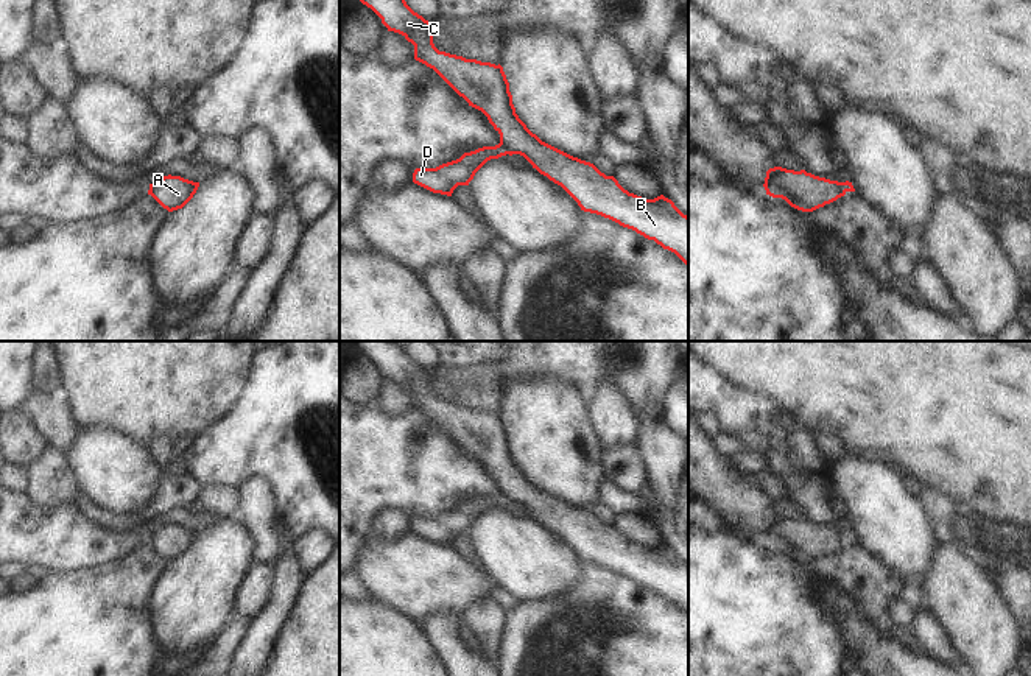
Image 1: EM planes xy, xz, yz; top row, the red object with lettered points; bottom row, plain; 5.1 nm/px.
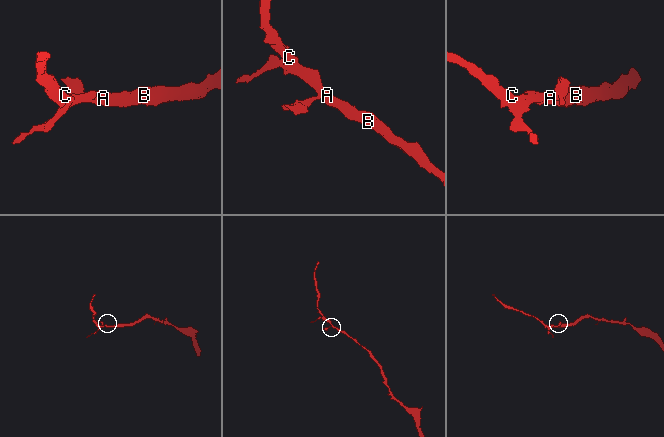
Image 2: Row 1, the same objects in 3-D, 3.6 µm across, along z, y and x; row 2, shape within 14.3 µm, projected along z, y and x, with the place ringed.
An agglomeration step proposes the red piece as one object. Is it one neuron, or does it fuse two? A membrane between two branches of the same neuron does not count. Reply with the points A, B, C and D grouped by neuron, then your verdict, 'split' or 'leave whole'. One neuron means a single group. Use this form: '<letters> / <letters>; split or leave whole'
A B C / D; split

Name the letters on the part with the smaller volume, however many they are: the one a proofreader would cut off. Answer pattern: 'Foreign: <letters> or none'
Foreign: D

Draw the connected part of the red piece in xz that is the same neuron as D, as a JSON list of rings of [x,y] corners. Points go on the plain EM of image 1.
[[[498,492],[495,495],[483,495],[470,502],[464,502],[459,508],[442,512],[436,517],[416,517],[413,531],[433,540],[452,545],[458,534],[469,534],[475,522],[491,508],[506,505],[506,497]]]

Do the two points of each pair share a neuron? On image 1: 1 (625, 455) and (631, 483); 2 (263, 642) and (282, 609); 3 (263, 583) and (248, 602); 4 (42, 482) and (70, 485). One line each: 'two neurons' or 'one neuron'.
1: one neuron
2: one neuron
3: one neuron
4: one neuron

